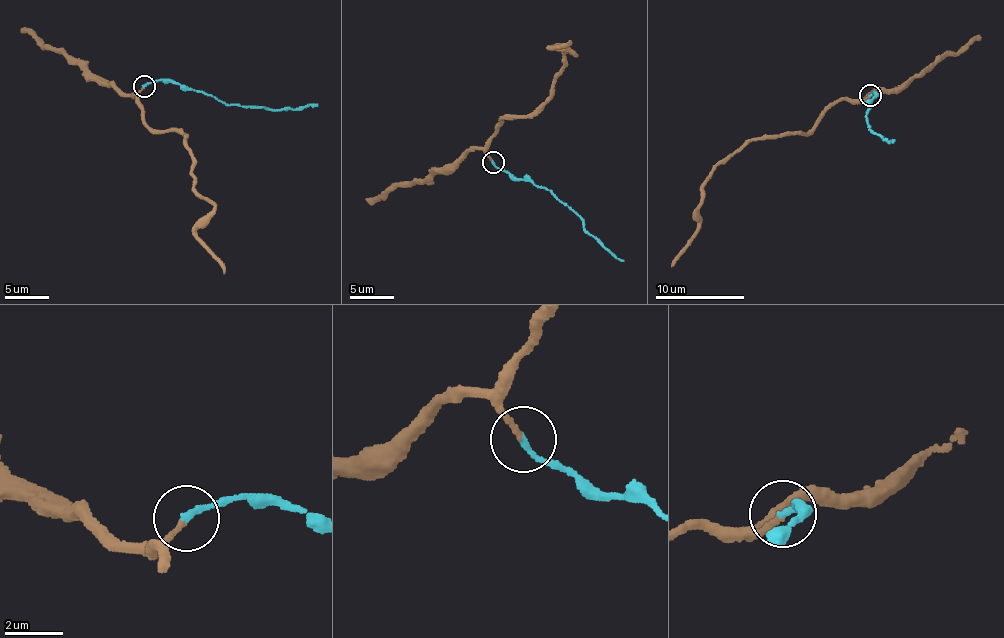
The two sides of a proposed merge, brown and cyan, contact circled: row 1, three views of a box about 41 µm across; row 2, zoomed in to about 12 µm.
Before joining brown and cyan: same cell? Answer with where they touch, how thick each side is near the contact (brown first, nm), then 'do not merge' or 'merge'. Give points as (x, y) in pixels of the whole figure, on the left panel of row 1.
place (144, 86); calibres 180 and 200 nm; merge

